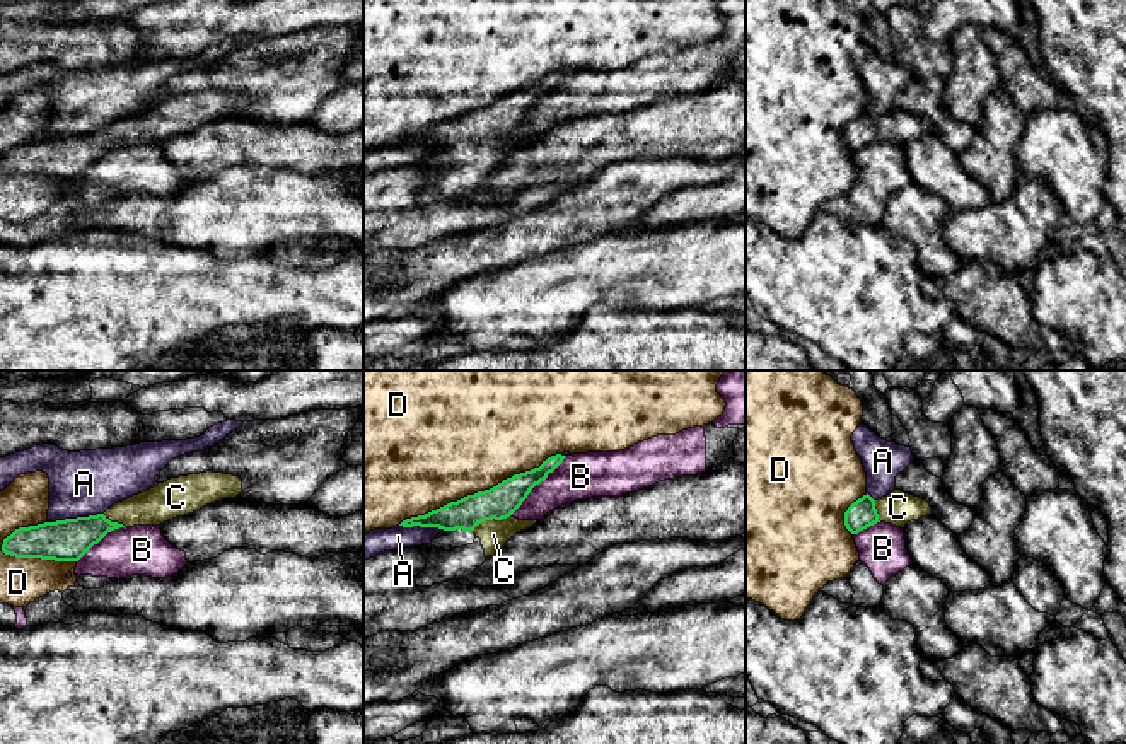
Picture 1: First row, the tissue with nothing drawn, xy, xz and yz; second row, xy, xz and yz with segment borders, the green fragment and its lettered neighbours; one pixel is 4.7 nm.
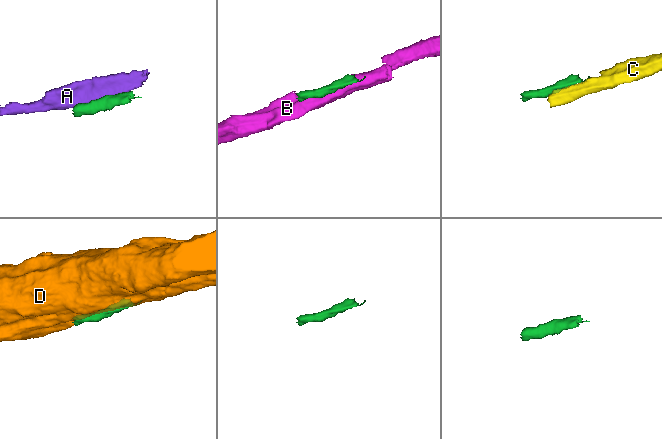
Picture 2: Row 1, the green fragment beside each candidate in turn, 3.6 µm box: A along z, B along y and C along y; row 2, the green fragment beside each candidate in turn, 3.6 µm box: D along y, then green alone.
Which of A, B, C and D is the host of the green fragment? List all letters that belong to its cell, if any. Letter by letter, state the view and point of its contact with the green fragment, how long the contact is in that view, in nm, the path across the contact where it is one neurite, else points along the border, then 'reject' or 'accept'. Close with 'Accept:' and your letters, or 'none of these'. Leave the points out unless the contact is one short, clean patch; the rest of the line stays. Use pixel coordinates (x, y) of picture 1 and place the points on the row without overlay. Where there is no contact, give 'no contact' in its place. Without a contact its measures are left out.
A: contact xy (77, 135); length 260 nm; reject
B: contact xz (536, 101); length 400 nm; reject
C: contact xz (490, 137); length 190 nm; accept
D: contact xz (478, 110); length 850 nm; reject
Accept: C

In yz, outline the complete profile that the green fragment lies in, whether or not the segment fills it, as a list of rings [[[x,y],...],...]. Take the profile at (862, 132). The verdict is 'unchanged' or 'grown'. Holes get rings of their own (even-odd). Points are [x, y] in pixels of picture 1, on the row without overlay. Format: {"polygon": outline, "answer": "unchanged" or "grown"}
{"polygon": [[[894,108],[879,118],[874,118],[867,111],[848,125],[844,130],[844,143],[851,152],[858,152],[877,140],[903,147],[908,140],[930,131],[932,125],[926,118],[901,108]]], "answer": "grown"}

